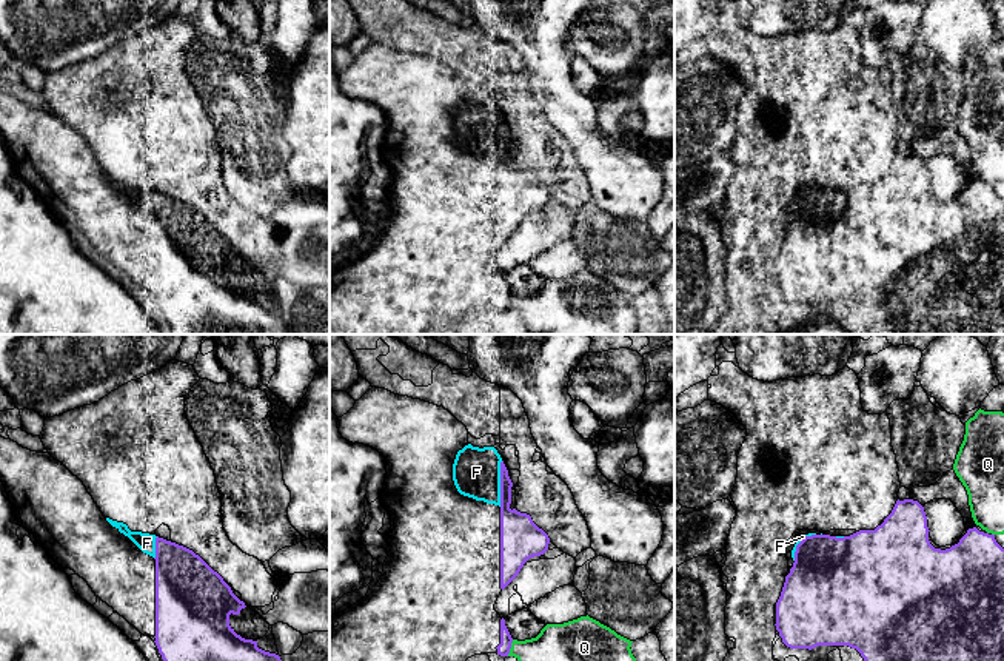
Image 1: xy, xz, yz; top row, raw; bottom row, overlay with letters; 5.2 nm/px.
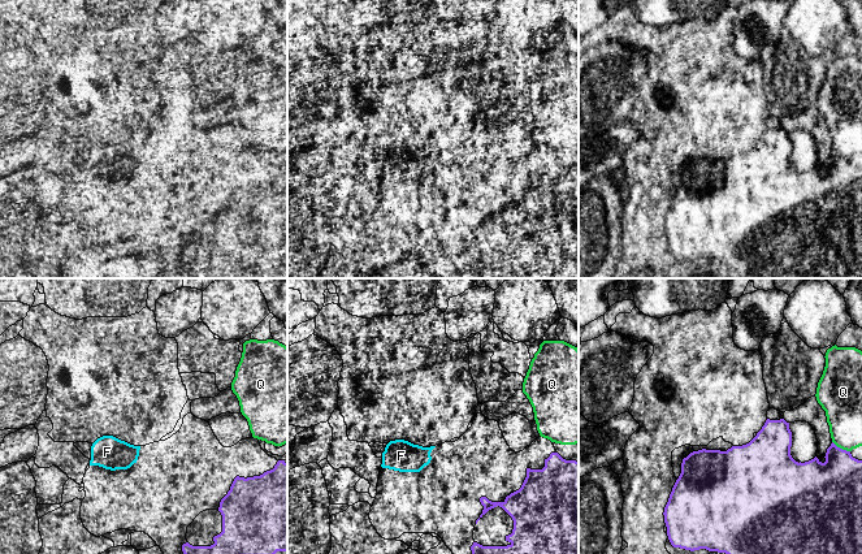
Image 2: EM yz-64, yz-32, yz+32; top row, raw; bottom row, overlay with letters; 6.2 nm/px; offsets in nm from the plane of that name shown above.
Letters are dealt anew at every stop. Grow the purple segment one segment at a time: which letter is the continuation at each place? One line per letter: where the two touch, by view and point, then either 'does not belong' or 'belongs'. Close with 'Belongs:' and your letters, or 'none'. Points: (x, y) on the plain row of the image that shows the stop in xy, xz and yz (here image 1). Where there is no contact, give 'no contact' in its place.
F: xz (501, 139) | belongs
Q: xz (510, 302) | does not belong
Belongs: F

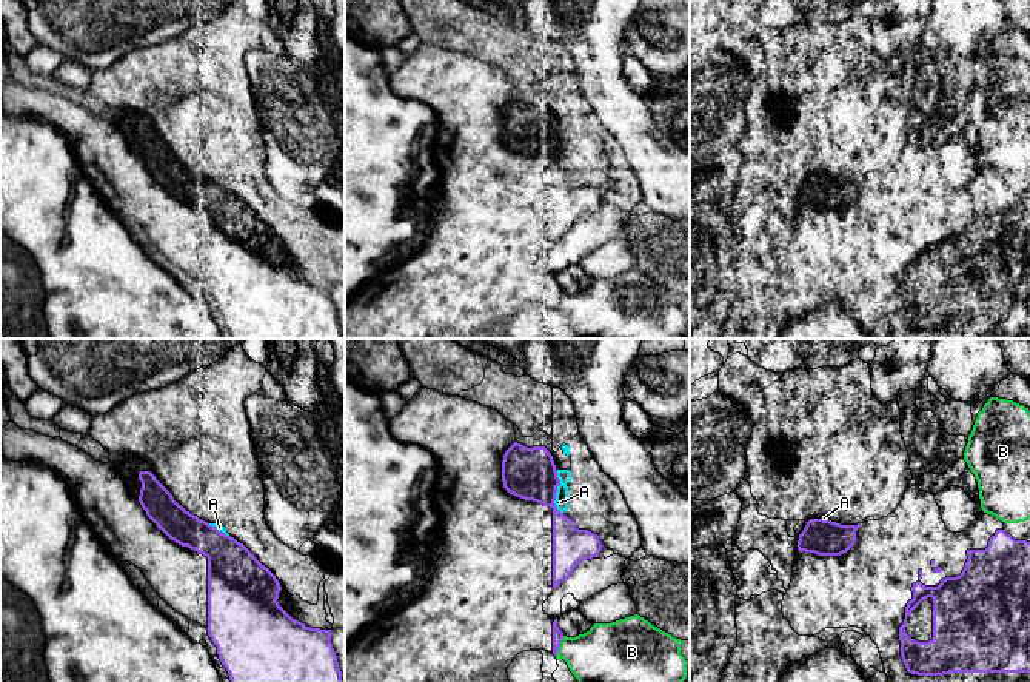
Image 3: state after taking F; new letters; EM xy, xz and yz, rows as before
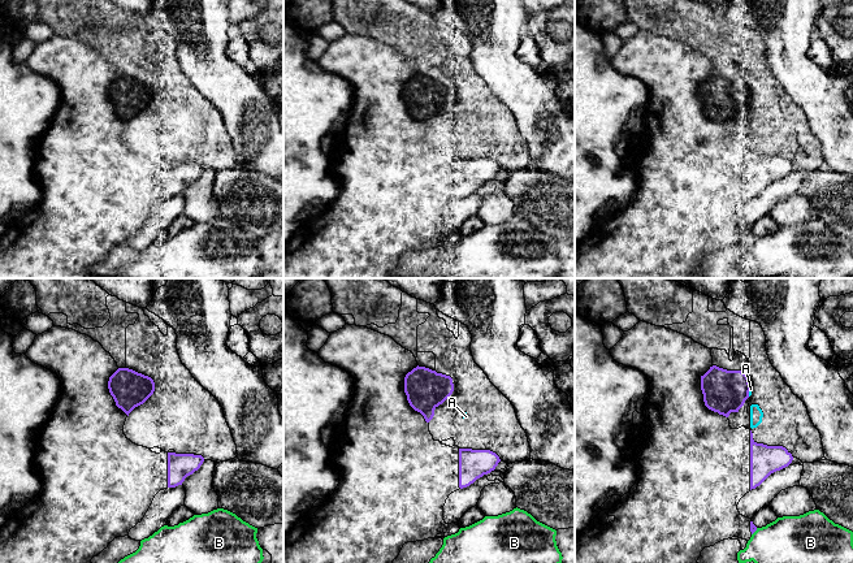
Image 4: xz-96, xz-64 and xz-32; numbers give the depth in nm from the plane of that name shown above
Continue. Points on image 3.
A: xz (556, 147) | belongs
B: xz (559, 300) | does not belong
Belongs: A

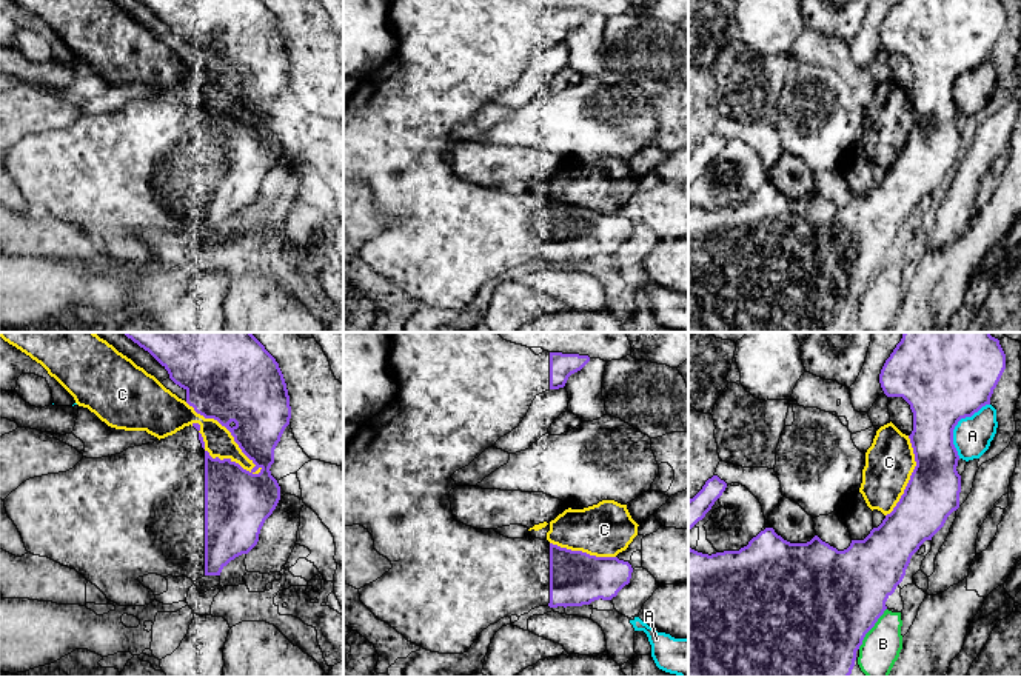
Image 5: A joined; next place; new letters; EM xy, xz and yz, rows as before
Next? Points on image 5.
A: yz (957, 79) | does not belong
B: yz (872, 282) | does not belong
C: xy (231, 90) | does not belong
Belongs: none

